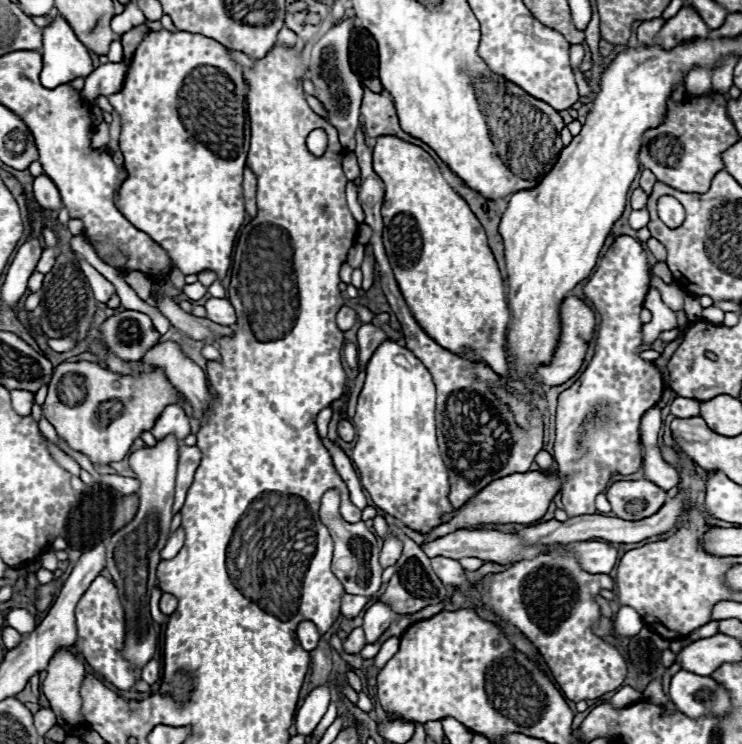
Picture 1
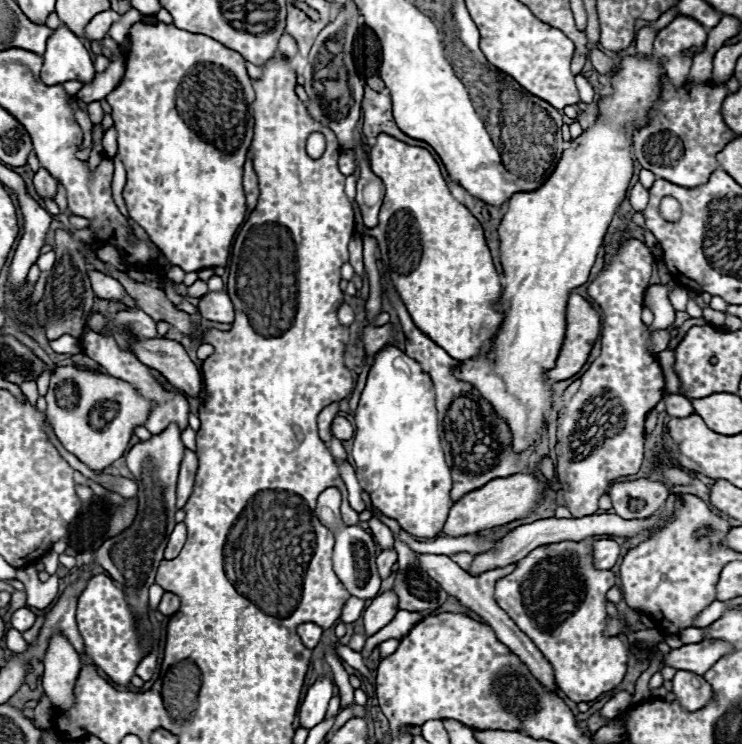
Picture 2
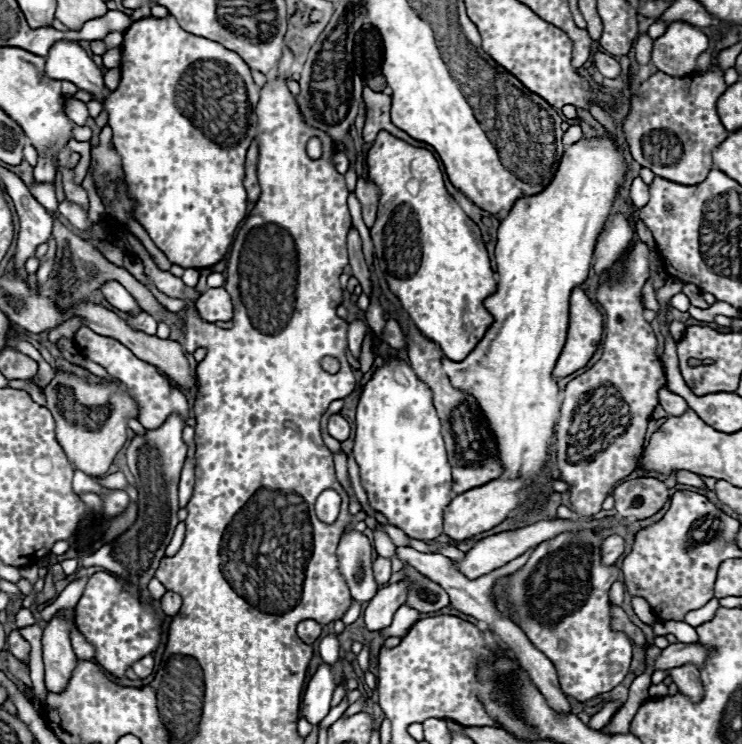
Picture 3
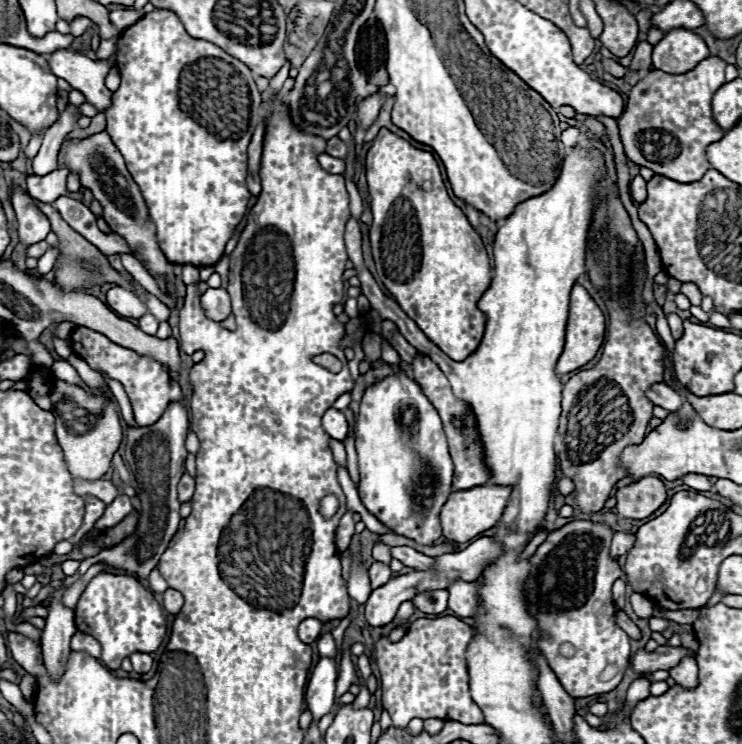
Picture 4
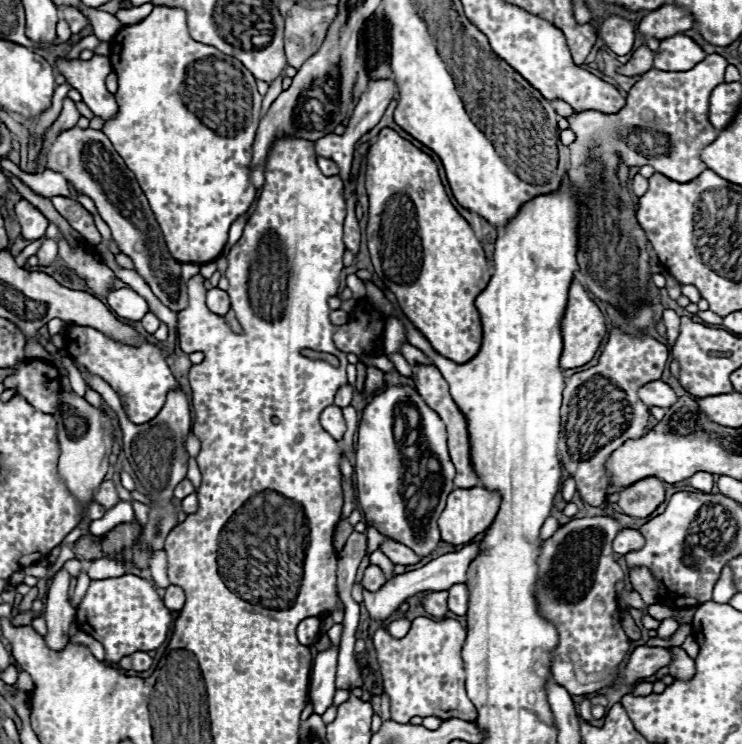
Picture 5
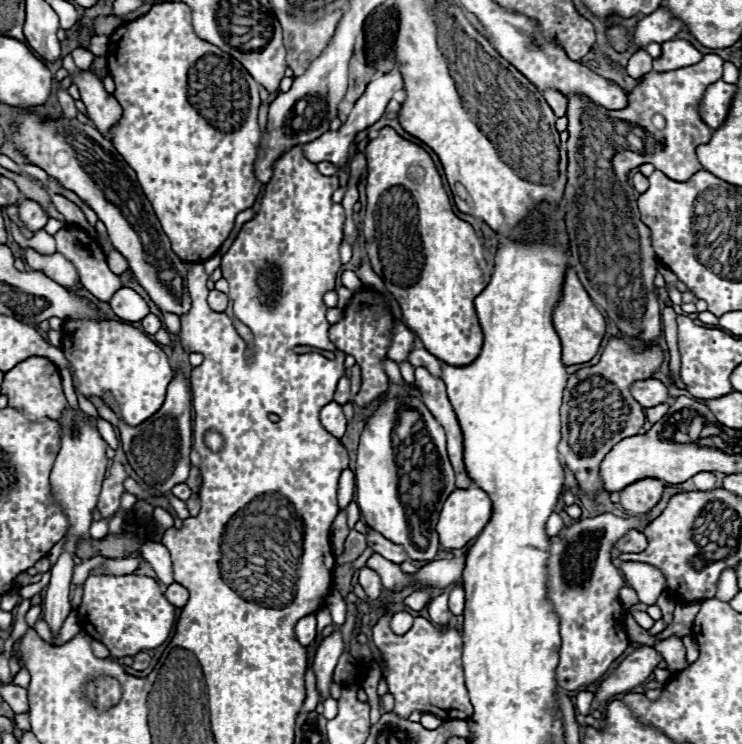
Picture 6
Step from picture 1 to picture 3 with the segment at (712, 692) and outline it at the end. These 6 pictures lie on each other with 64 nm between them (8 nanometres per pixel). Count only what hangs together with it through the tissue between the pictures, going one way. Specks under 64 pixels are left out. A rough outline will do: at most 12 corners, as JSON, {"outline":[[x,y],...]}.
{"outline":[[692,664],[670,670],[678,690],[698,702],[704,694]]}

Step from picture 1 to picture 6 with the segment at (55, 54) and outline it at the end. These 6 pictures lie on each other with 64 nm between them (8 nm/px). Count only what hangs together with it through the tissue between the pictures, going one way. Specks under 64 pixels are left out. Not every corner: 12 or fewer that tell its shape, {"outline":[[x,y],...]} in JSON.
{"outline":[[106,58],[74,74],[88,118],[110,138],[122,108],[94,74],[106,72]]}

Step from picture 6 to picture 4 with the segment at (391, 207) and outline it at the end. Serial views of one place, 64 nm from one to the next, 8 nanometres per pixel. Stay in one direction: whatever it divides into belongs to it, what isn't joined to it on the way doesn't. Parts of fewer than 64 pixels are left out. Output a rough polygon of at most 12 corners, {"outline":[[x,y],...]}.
{"outline":[[366,154],[378,278],[446,356],[482,340],[480,236],[434,156]]}

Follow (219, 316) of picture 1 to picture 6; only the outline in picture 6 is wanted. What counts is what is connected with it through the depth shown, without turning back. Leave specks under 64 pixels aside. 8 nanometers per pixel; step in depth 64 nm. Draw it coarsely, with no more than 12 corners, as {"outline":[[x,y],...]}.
{"outline":[[210,290],[208,304],[214,312],[224,312],[228,296]]}

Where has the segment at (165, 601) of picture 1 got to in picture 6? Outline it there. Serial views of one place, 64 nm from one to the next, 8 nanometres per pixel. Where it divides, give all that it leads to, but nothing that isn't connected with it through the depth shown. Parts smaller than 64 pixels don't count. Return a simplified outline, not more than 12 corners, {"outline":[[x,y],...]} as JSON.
{"outline":[[170,584],[166,598],[176,608],[188,600],[188,592],[182,584]]}

